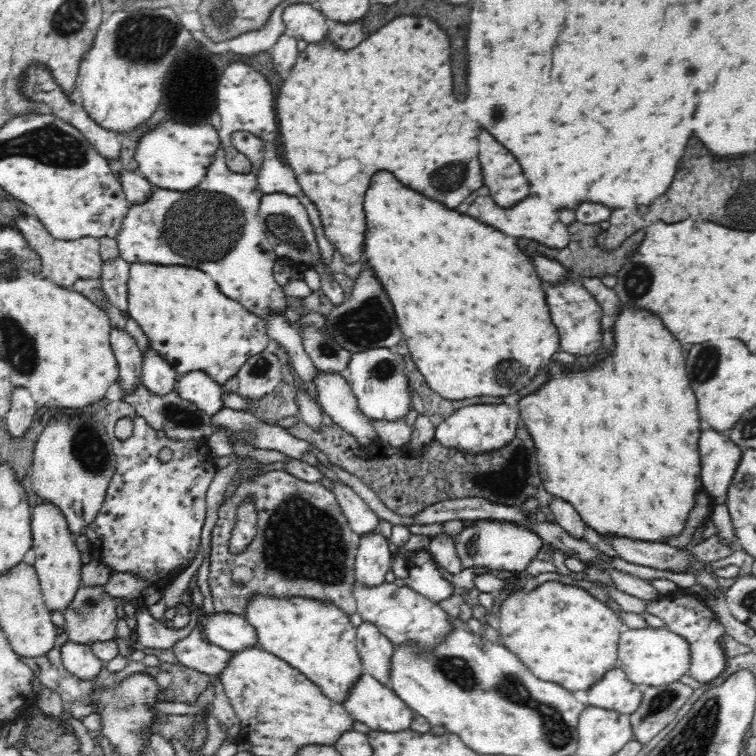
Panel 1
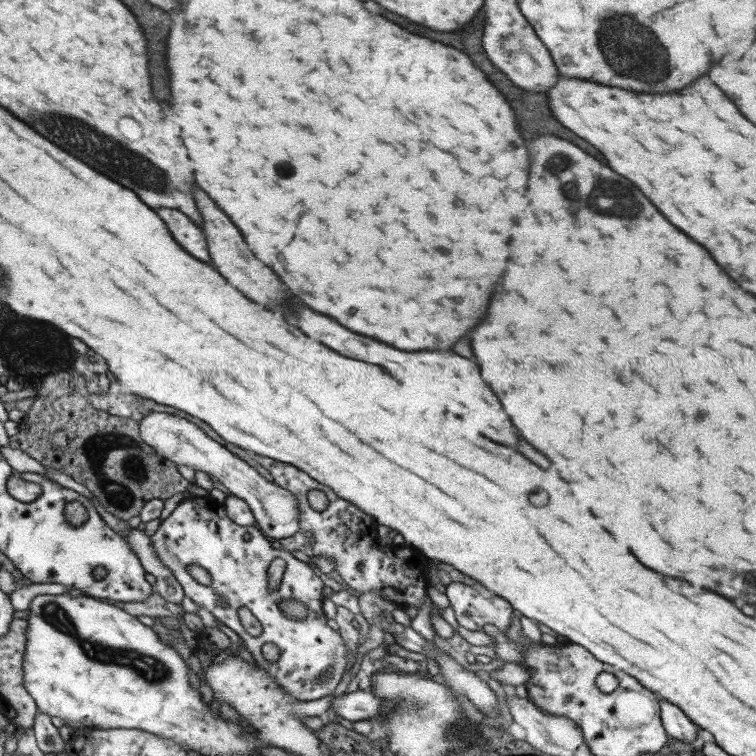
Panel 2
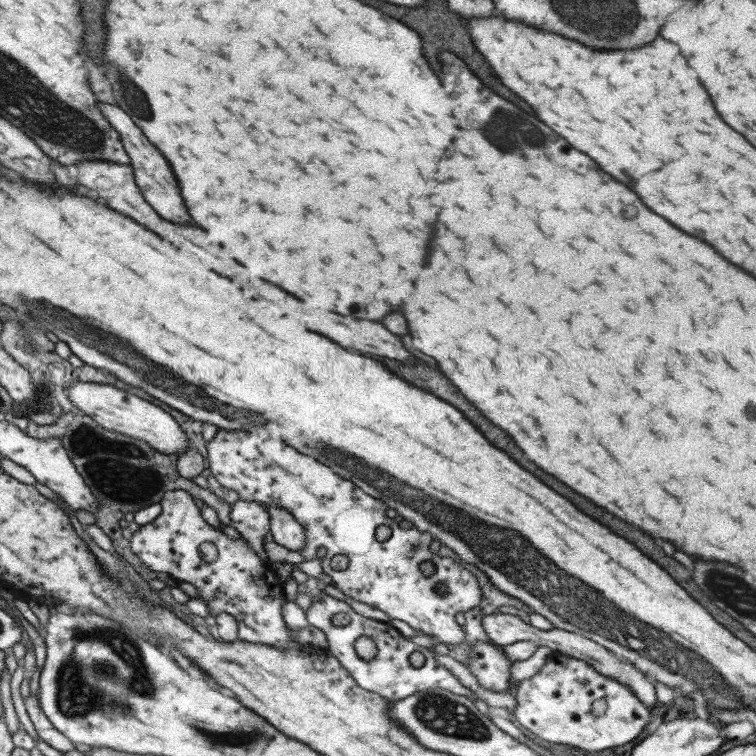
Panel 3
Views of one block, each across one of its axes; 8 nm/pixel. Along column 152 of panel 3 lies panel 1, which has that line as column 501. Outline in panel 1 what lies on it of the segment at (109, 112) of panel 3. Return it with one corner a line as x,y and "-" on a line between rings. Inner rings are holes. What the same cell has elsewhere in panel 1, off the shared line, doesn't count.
484,130
478,142
478,160
484,174
484,186
490,190
494,202
500,208
510,208
524,200
530,194
530,190
528,182
520,172
520,164
516,164
516,158

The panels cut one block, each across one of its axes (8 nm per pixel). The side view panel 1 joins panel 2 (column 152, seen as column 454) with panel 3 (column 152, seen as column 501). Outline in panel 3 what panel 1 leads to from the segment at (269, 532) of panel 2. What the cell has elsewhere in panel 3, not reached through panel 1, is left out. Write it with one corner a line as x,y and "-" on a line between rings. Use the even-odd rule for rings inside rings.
75,382
69,386
69,400
81,412
85,412
89,418
93,418
99,426
103,426
105,430
113,430
113,432
143,440
145,444
149,444
149,448
153,448
159,454
179,458
191,448
191,440
187,438
185,430
177,424
177,420
173,416
163,412
159,406
153,406
151,402
141,400
125,390
119,390
113,386
101,386
101,384
93,384
93,382
89,382
89,384

